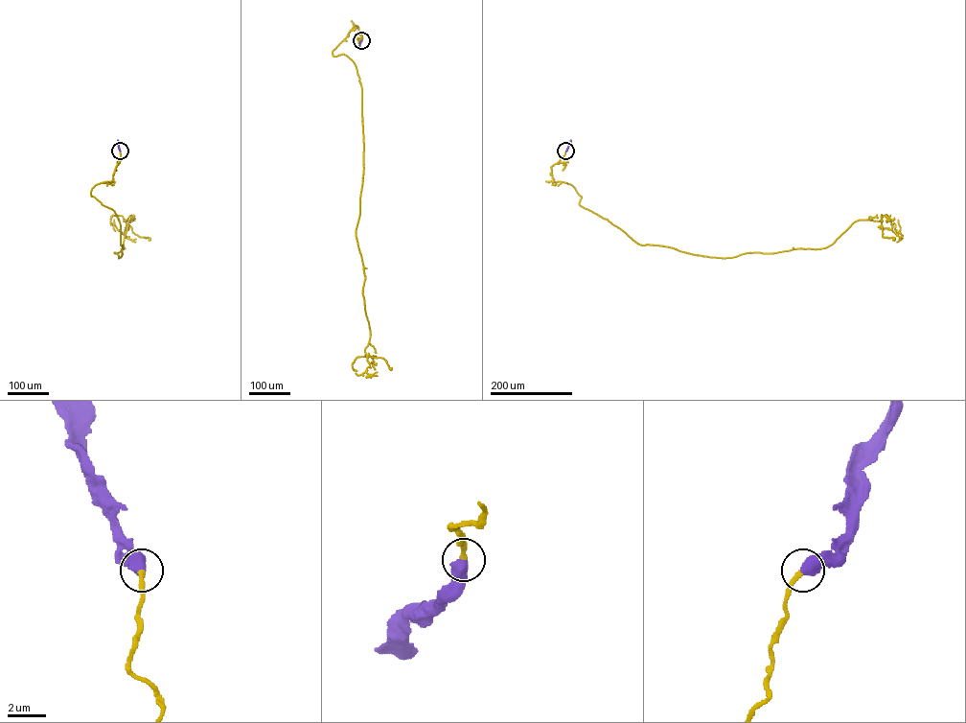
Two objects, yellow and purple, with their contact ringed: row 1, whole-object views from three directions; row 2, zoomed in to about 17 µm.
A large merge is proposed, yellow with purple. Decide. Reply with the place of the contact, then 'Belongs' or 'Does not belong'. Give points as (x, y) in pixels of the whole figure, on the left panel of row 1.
Place: (120, 151). Belongs

